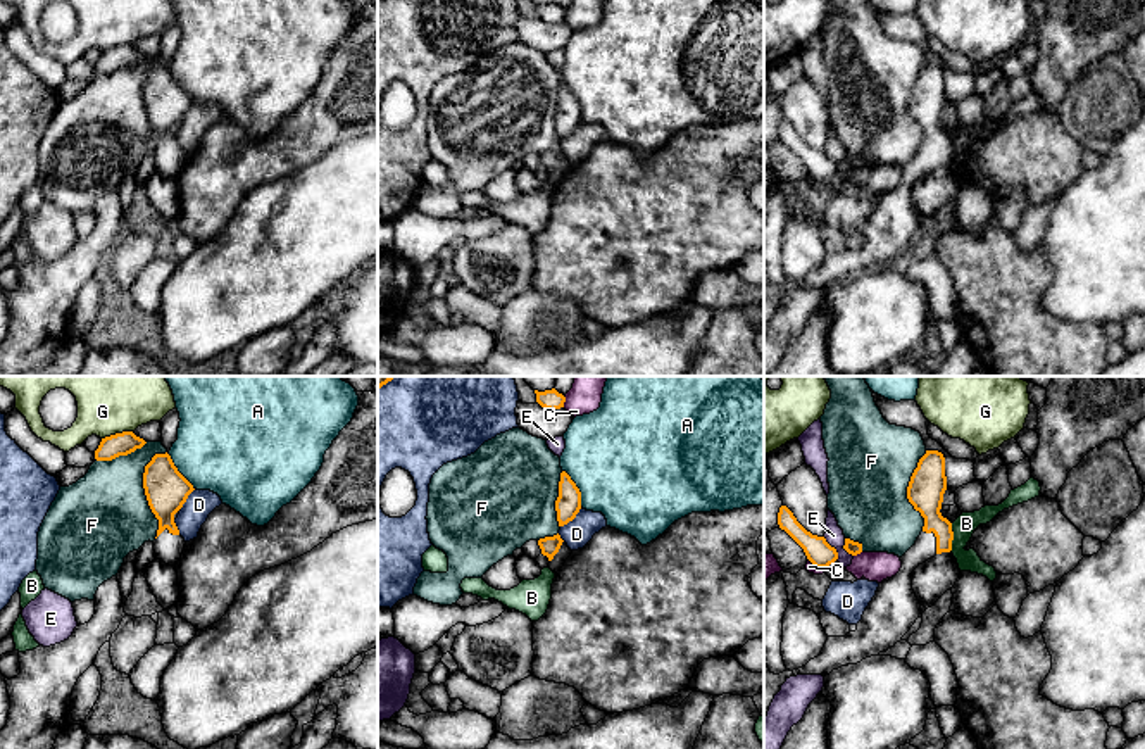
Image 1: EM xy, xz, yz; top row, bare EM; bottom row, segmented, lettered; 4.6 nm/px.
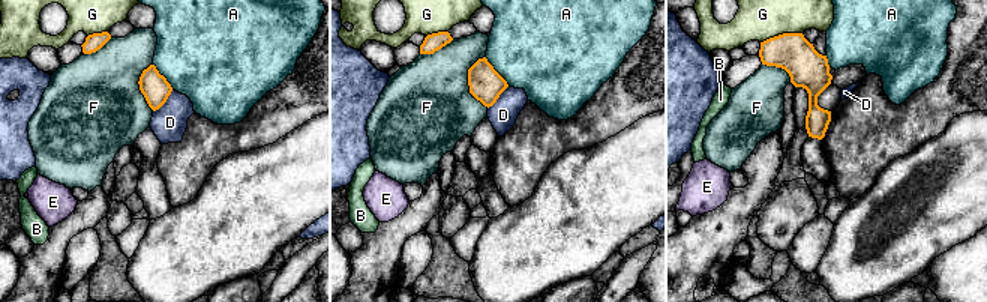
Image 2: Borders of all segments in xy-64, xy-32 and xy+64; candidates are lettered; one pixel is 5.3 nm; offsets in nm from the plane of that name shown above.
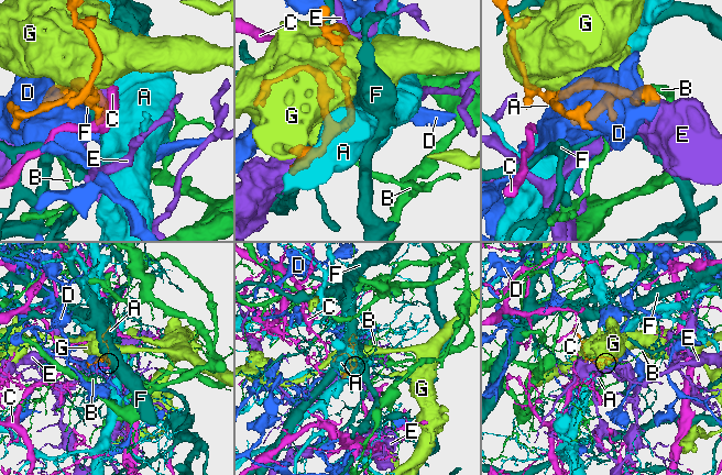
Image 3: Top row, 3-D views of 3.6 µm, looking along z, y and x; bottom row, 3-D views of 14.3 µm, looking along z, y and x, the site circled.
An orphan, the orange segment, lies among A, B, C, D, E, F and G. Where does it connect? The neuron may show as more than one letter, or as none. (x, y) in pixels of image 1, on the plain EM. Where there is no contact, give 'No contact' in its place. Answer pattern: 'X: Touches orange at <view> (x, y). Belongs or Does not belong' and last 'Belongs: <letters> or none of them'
A: Touches orange at xz (578, 102). Does not belong
B: Touches orange at yz (952, 151). Does not belong
C: Touches orange at yz (857, 166). Does not belong
D: Touches orange at xz (571, 133). Does not belong
E: Touches orange at yz (835, 163). Does not belong
F: Touches orange at xy (145, 104). Does not belong
G: Touches orange at xy (116, 47). Does not belong
Belongs: none of them

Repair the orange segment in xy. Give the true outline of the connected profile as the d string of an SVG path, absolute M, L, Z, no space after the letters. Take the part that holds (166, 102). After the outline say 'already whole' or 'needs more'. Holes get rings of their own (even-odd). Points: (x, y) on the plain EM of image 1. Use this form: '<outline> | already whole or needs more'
M155 67L145 79L143 102L148 119L159 133L157 152L153 154L155 171L176 179L186 155L179 148L174 128L183 121L193 98L178 85L171 69Z | needs more

